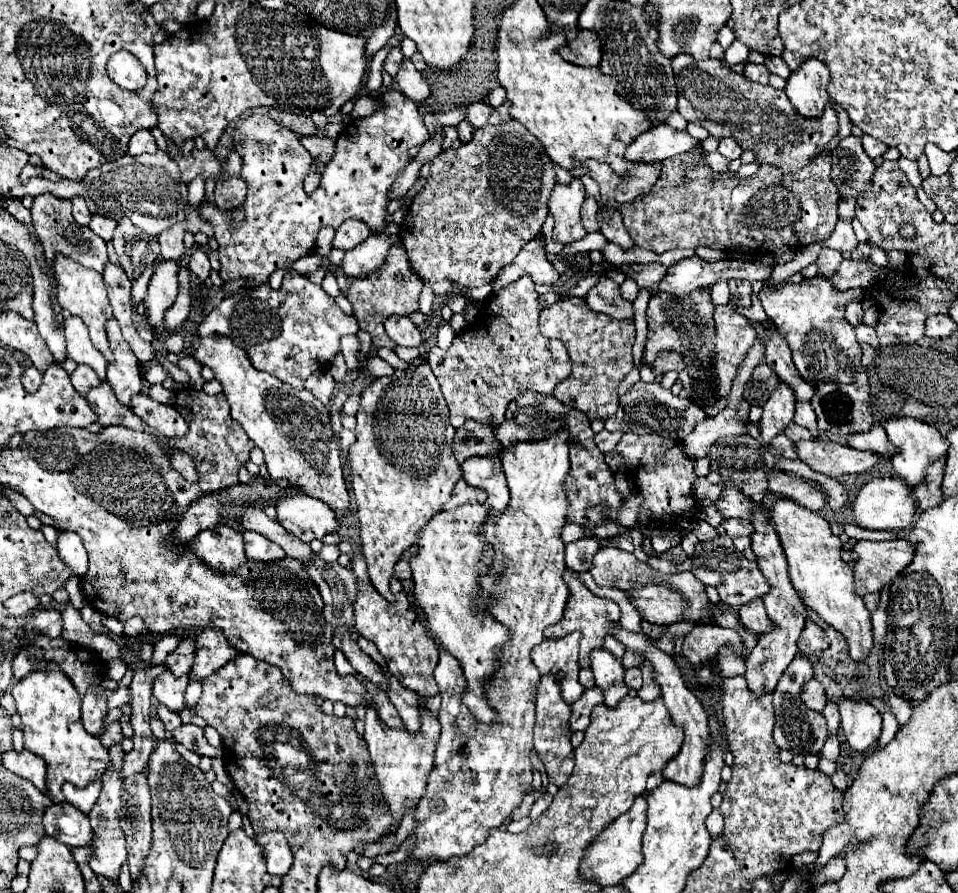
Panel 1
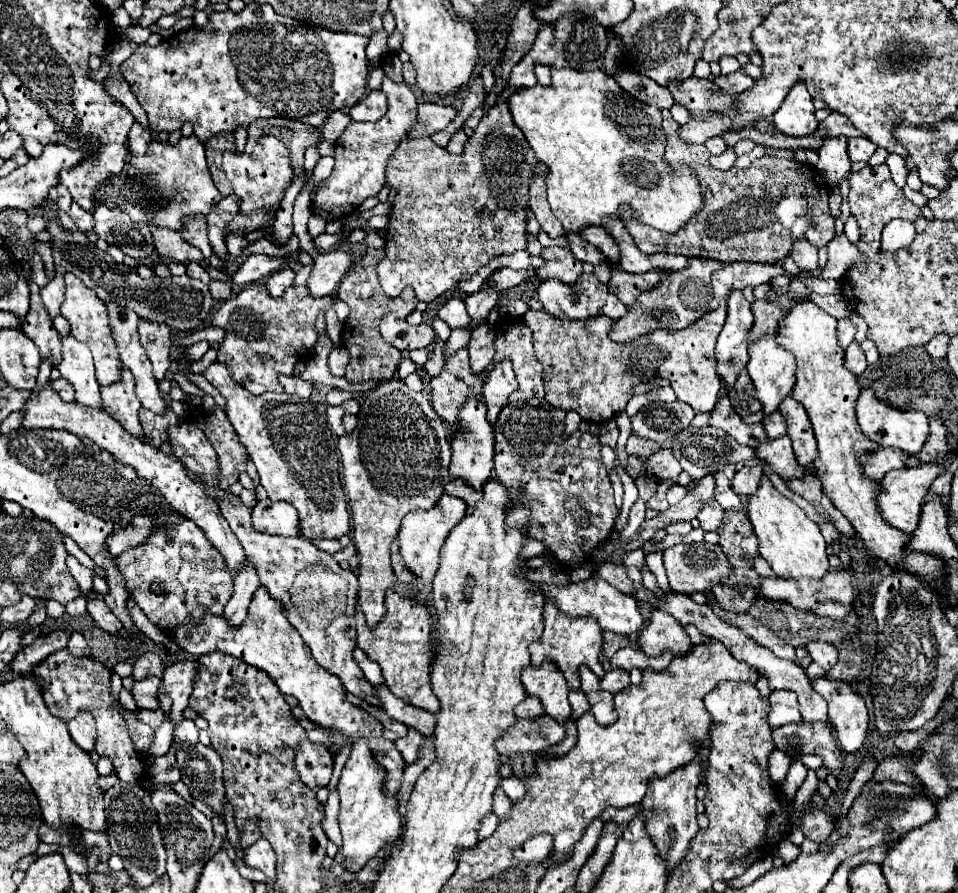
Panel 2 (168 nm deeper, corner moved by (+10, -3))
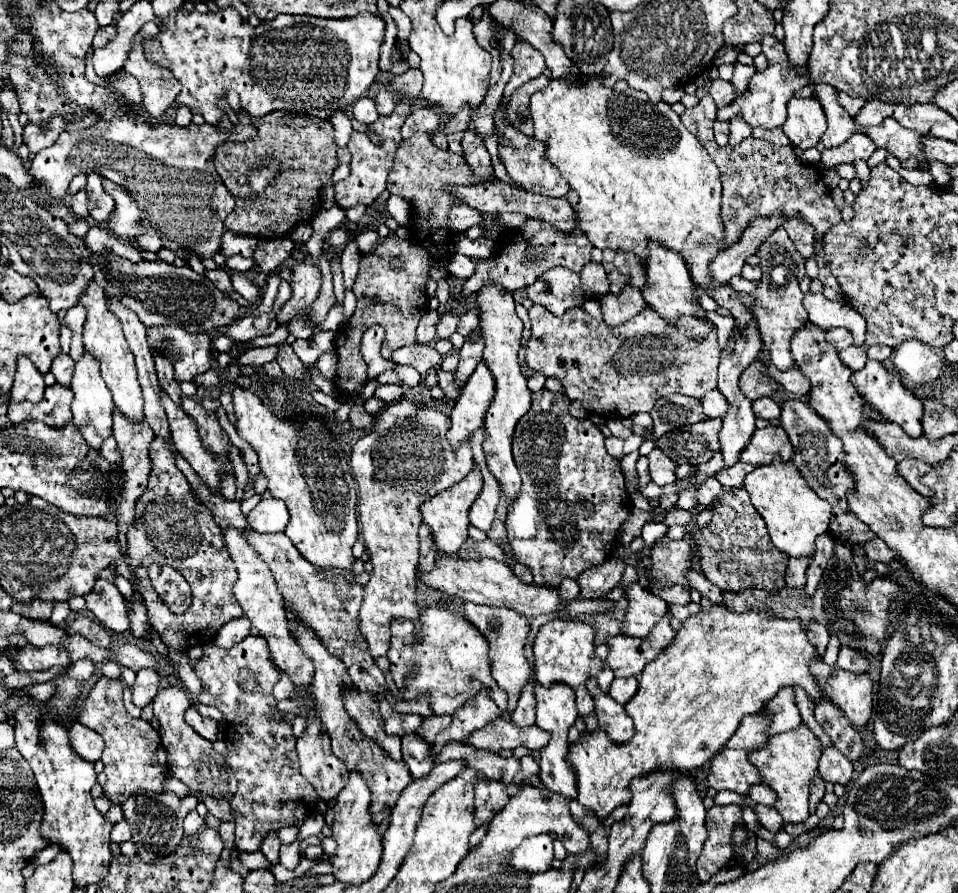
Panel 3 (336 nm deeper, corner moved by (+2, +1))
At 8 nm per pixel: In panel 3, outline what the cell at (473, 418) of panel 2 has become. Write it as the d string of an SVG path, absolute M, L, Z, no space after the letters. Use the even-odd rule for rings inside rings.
M480 362L478 368L468 378L450 414L452 428L448 430L448 442L454 448L460 446L462 438L470 438L470 434L482 426L484 412L492 402L492 392L494 392L492 372L488 370L486 364Z

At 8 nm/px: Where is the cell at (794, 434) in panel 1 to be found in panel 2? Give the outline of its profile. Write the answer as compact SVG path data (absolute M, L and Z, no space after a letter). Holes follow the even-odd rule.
M774 412L772 416L764 416L762 426L764 426L768 438L772 438L772 440L774 440L774 438L780 438L780 436L784 436L784 434L788 434L786 422L784 422L784 418L782 418L780 412Z

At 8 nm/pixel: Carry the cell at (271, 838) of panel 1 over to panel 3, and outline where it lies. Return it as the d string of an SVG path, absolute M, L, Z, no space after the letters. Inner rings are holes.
M270 832L264 842L262 842L262 854L272 862L272 864L278 864L278 850L280 850L282 842L278 838L276 832Z

